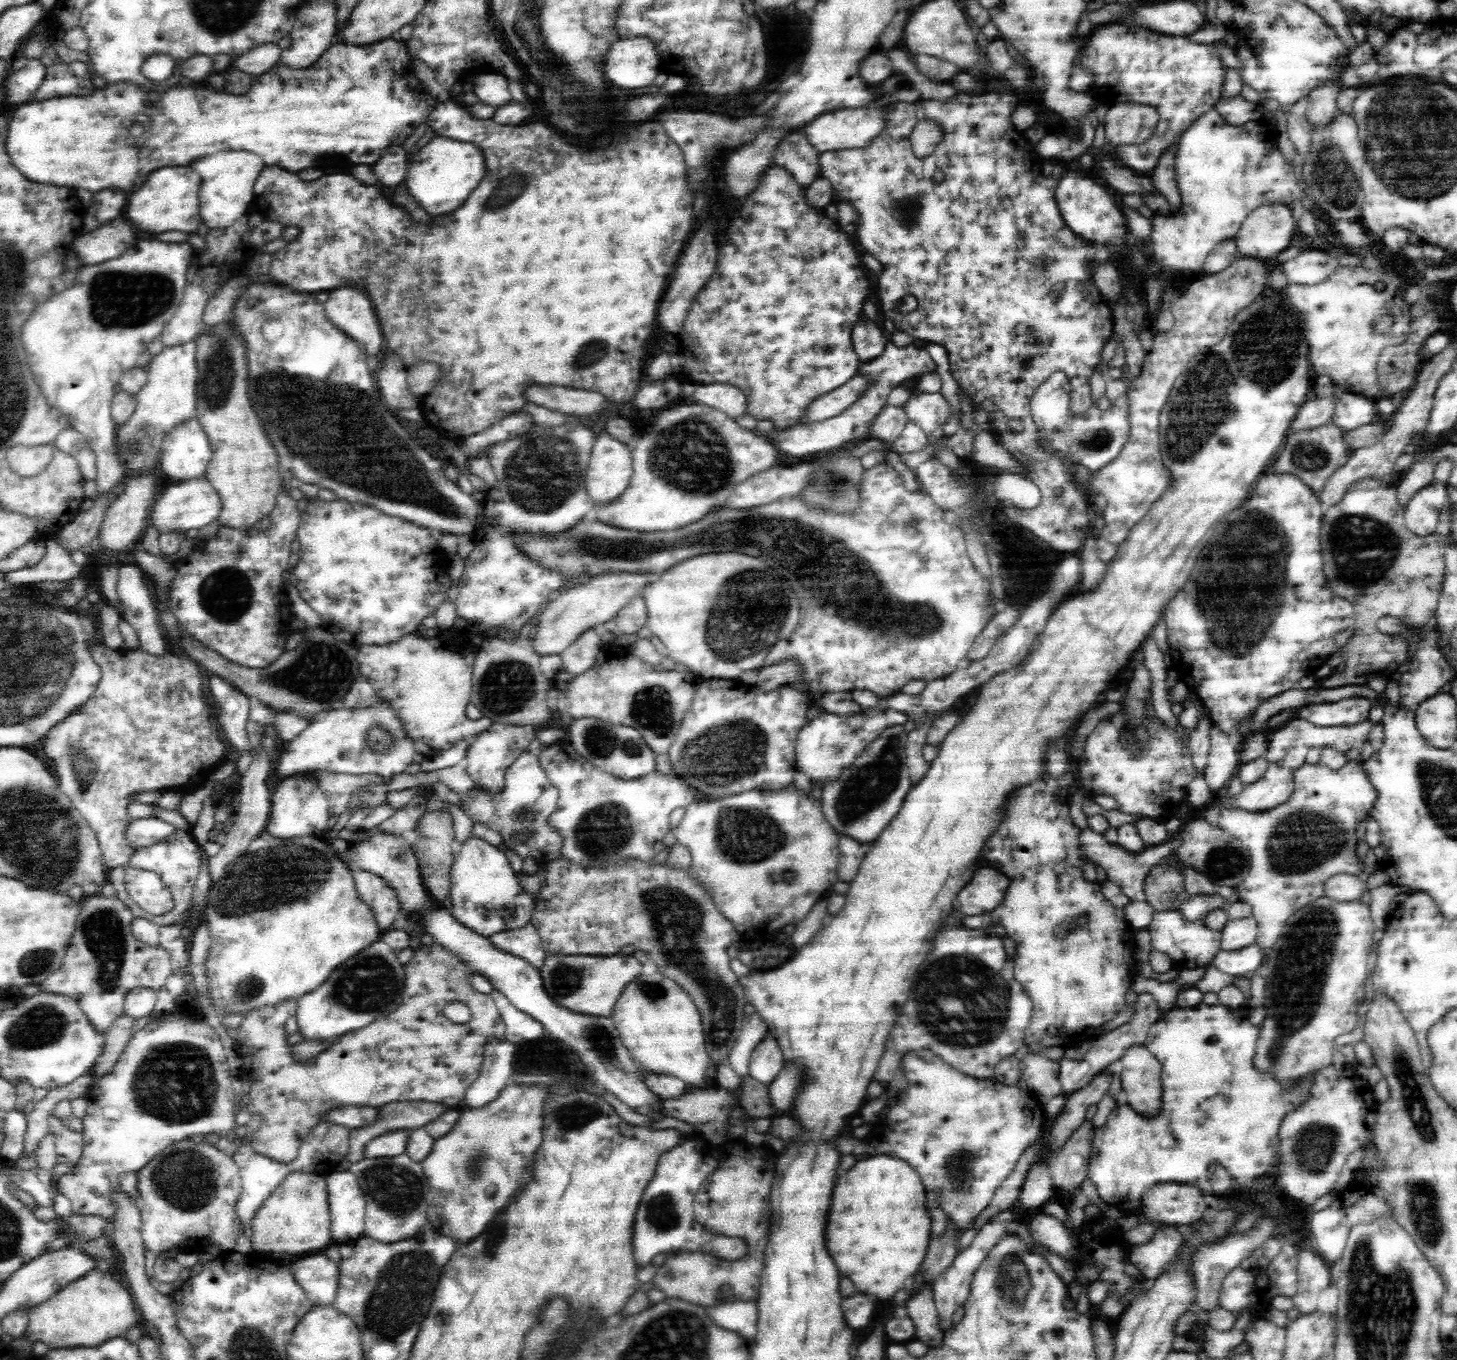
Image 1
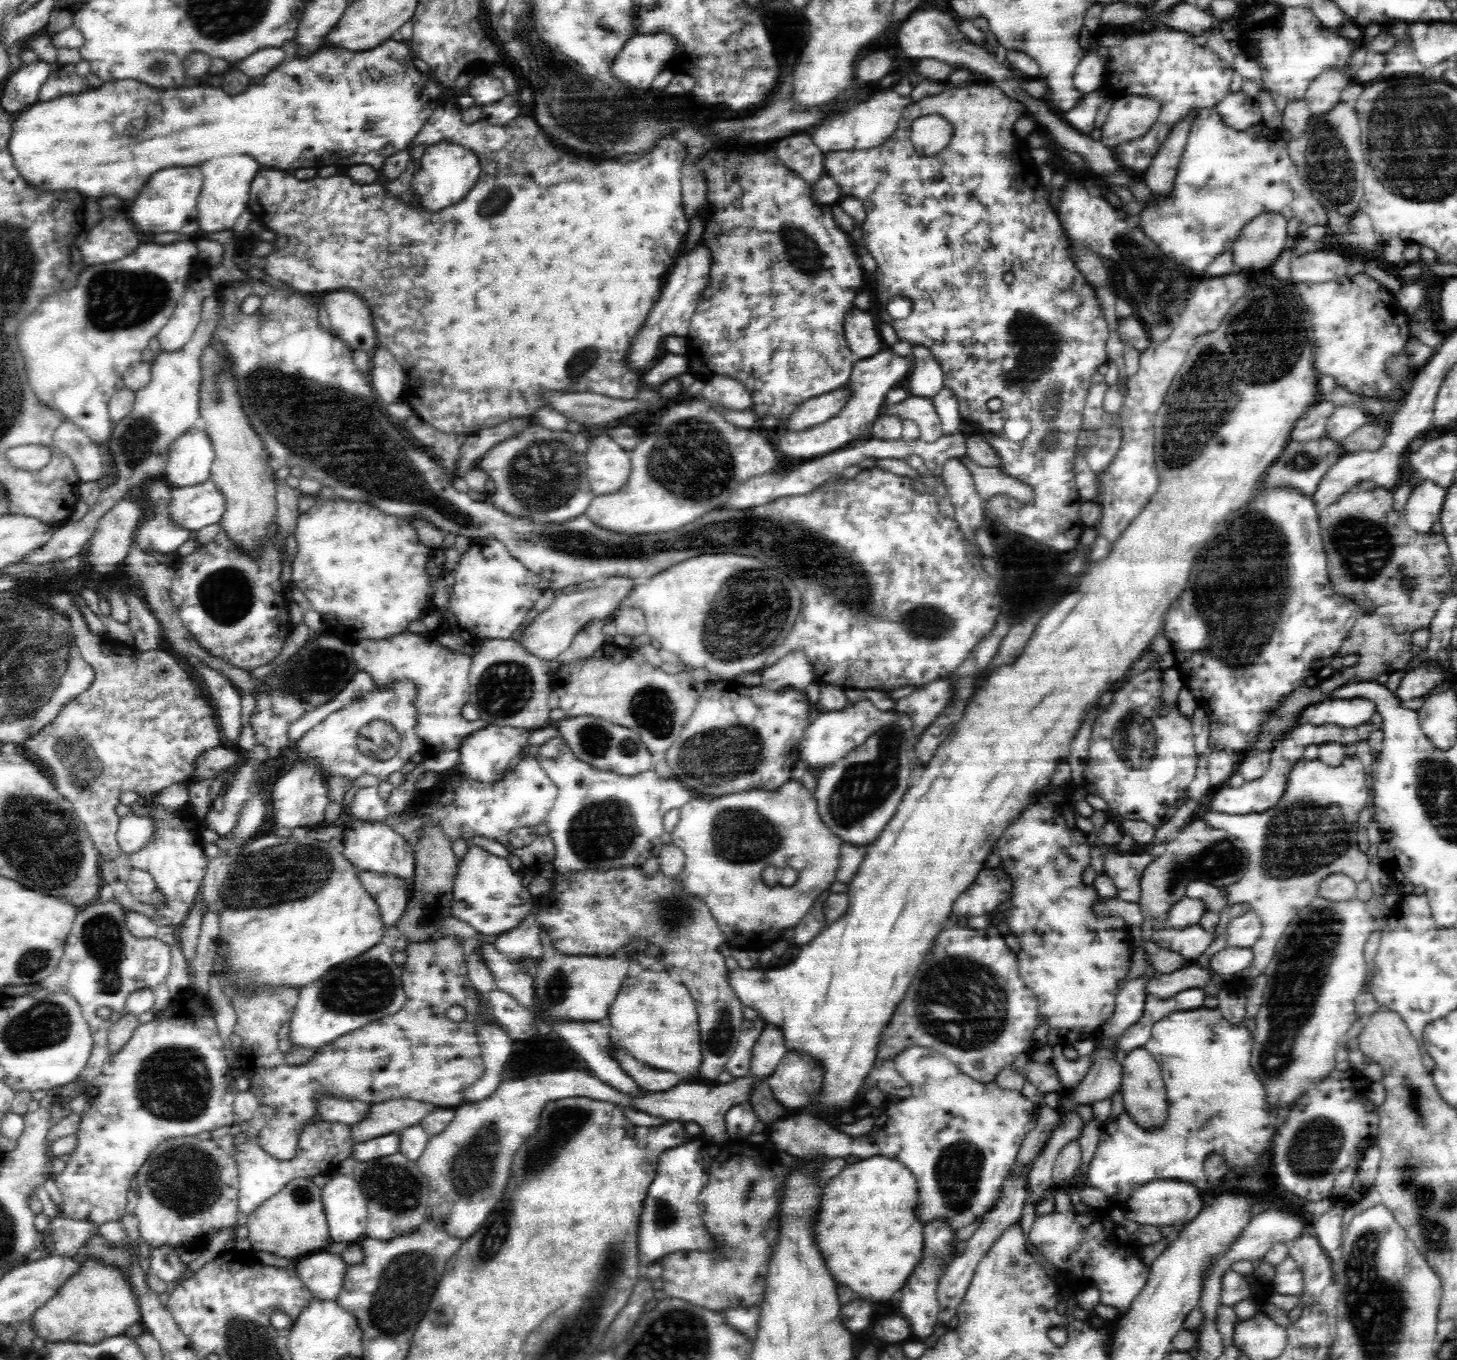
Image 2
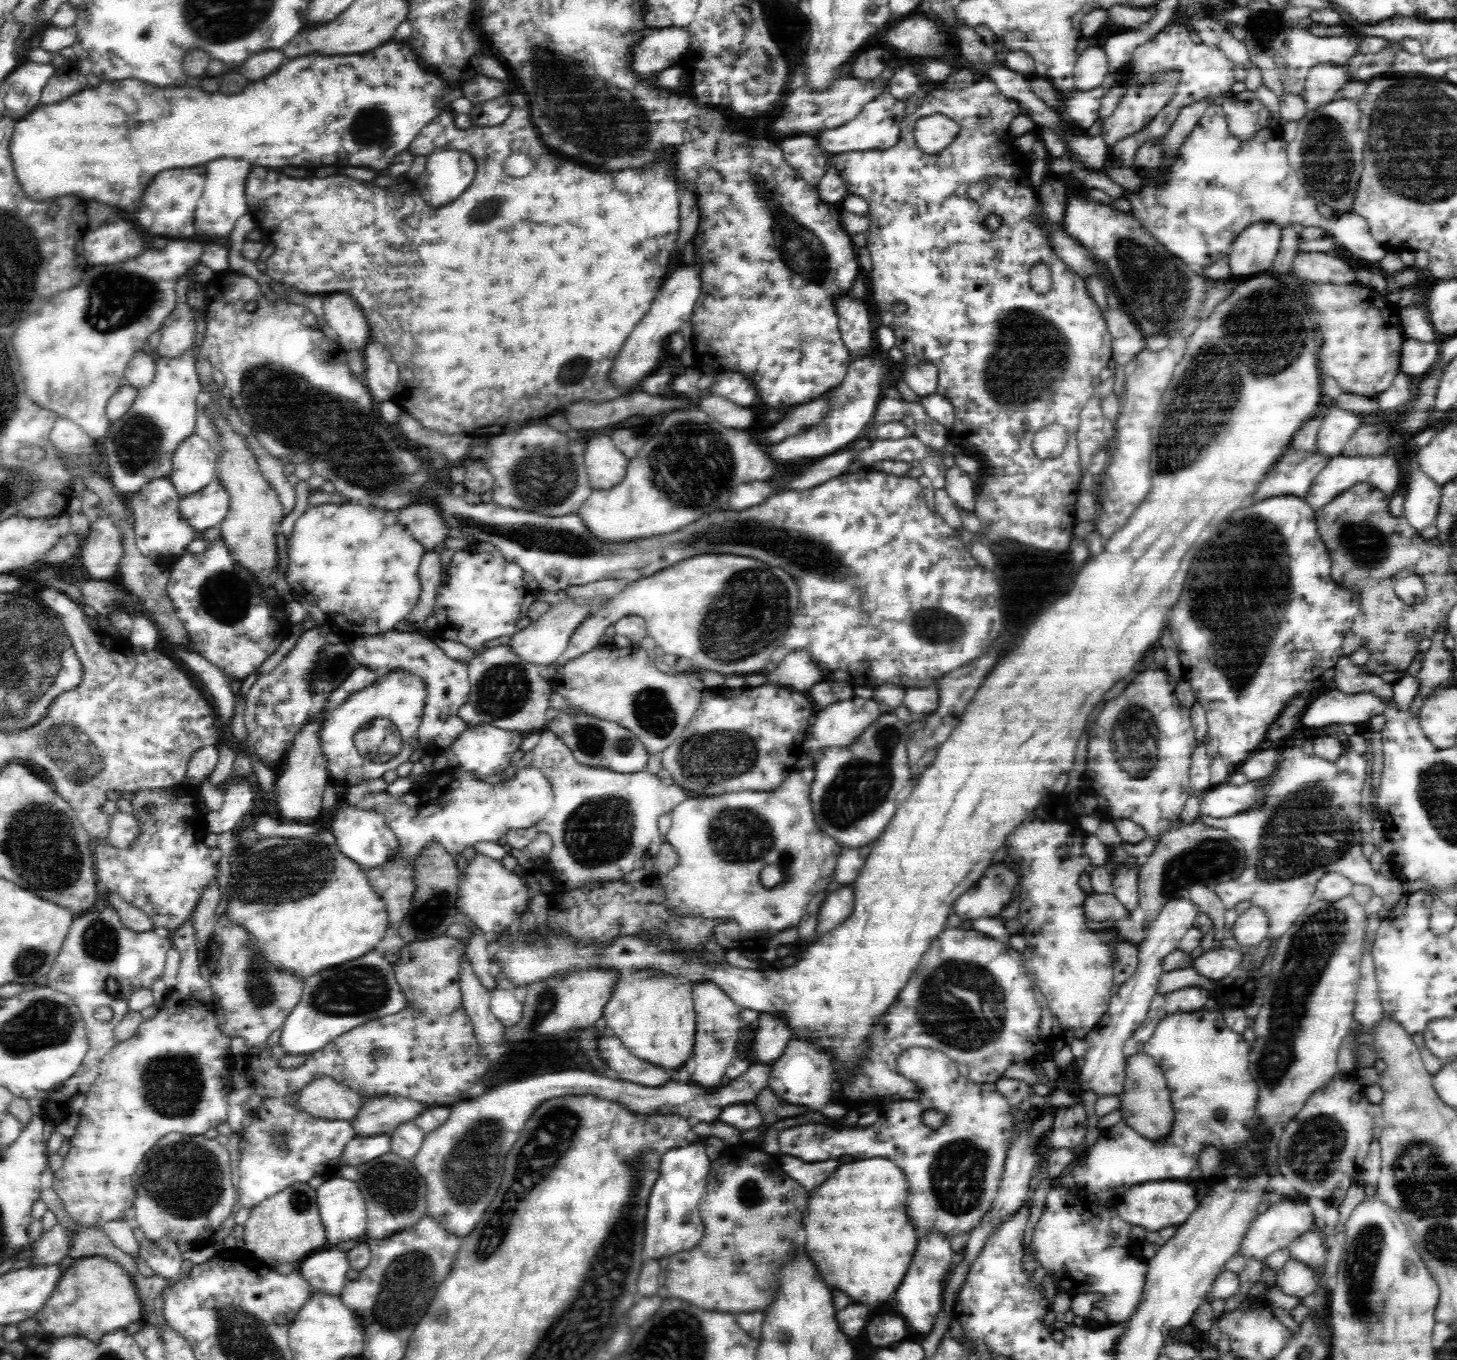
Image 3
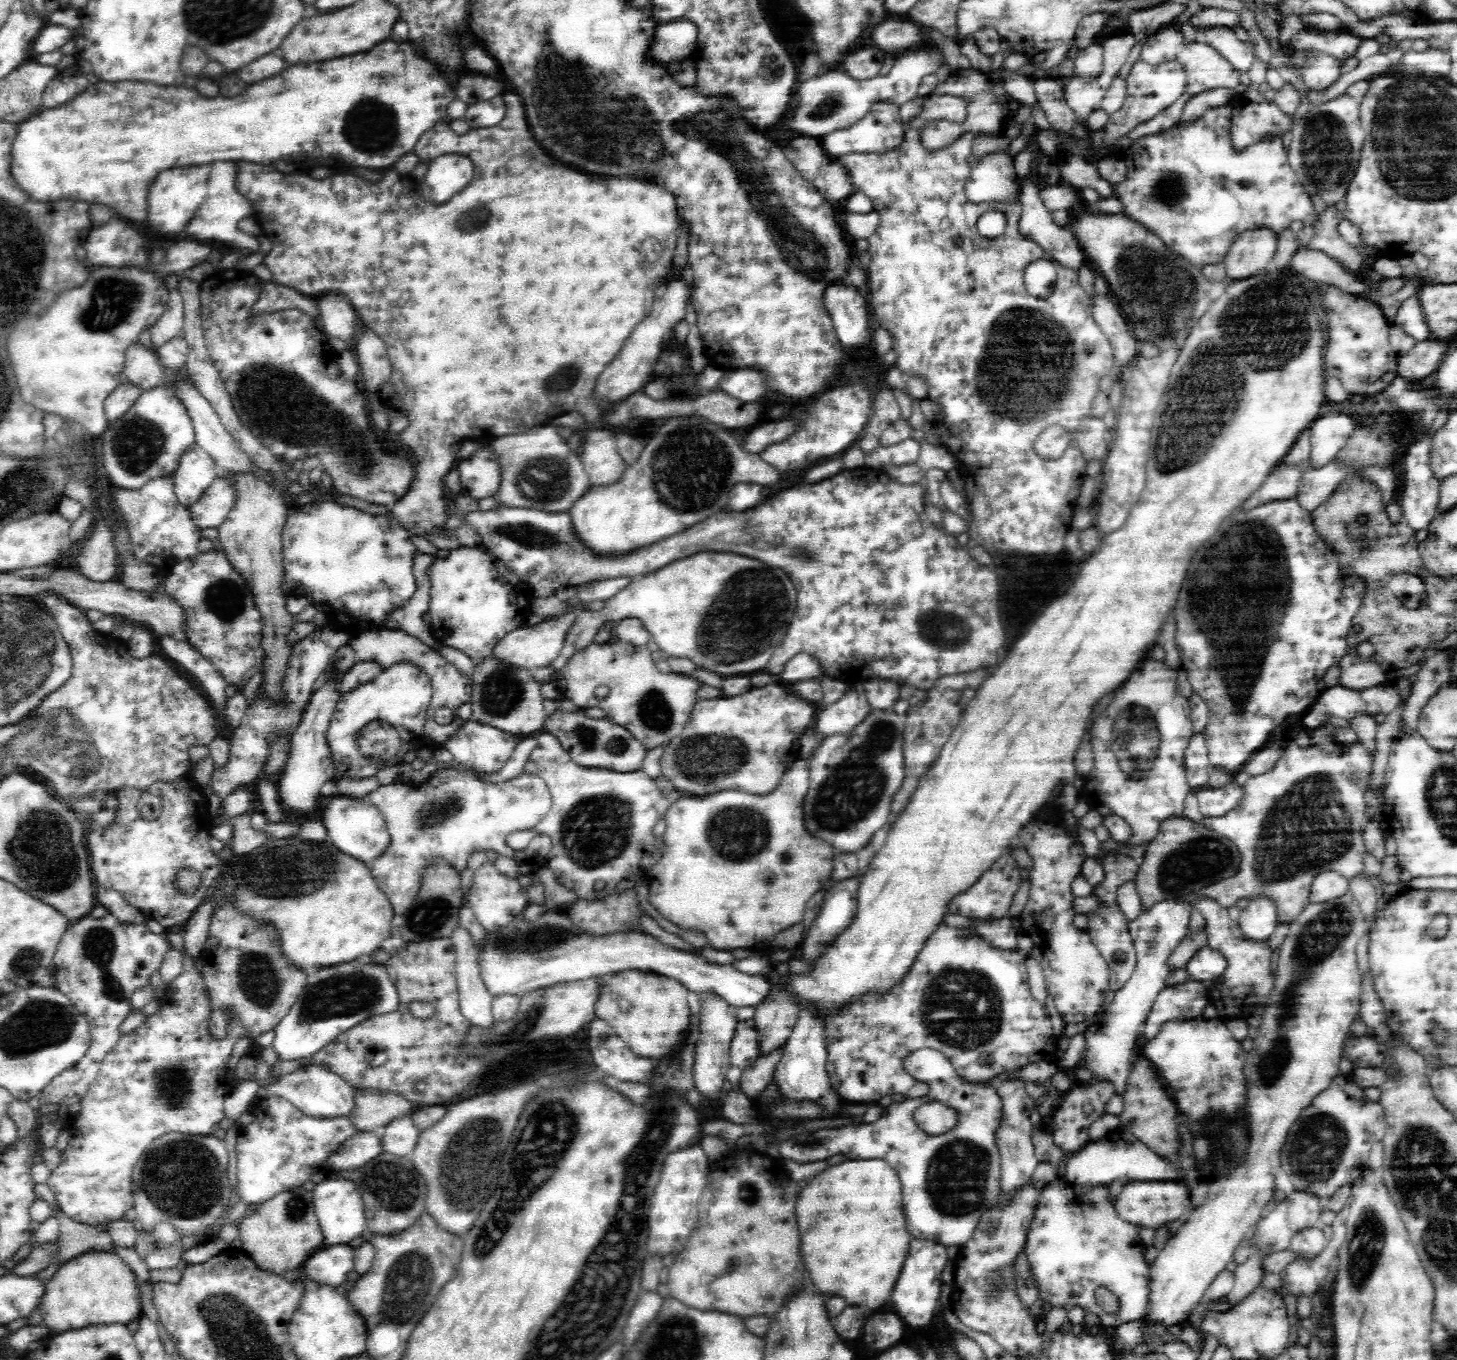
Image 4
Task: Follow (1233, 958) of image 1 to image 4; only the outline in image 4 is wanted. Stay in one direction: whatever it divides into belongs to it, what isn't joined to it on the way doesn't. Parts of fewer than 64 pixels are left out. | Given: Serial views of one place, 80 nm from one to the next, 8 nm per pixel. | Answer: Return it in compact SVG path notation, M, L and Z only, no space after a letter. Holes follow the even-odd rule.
M1206 945L1196 951L1184 968L1188 978L1205 983L1218 978L1225 972L1226 966L1226 957L1218 950Z

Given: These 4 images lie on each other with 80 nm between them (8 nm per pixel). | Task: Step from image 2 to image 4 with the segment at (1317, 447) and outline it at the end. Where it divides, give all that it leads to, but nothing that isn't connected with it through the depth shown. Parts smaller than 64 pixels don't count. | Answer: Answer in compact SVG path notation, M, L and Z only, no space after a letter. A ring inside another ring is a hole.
M1280 464L1270 473L1262 486L1255 490L1250 498L1242 502L1239 510L1247 511L1257 506L1275 501L1294 498L1298 492L1299 481L1302 477L1302 467L1286 467Z

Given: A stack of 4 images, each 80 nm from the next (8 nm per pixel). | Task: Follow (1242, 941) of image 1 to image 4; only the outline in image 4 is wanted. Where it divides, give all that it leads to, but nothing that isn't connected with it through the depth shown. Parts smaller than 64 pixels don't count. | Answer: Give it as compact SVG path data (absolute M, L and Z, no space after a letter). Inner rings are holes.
M1267 896L1254 898L1241 910L1238 921L1241 932L1250 941L1267 941L1278 926L1277 908Z

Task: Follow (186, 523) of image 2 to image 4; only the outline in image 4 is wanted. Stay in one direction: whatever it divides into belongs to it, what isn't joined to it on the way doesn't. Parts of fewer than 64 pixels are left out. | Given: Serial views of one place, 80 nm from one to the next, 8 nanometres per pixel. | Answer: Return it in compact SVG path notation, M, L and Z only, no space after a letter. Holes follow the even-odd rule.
M221 473L203 492L198 502L190 506L191 520L199 528L216 528L226 520L237 499L231 476Z

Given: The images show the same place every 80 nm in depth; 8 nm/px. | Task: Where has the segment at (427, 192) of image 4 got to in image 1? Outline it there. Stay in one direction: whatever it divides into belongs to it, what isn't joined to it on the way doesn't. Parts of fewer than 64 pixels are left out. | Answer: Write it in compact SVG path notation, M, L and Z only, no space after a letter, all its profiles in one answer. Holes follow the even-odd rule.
M431 138L420 152L412 156L412 166L408 168L406 186L411 198L430 216L444 216L454 213L473 192L478 182L485 176L485 157L481 148L469 142L449 138Z

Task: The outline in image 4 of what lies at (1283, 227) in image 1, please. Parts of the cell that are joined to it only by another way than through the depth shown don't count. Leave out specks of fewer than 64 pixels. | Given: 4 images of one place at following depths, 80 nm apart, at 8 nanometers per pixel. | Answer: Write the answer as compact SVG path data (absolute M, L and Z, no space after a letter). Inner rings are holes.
M1269 228L1248 230L1240 234L1223 261L1228 282L1267 270L1275 254L1276 244L1277 236Z

